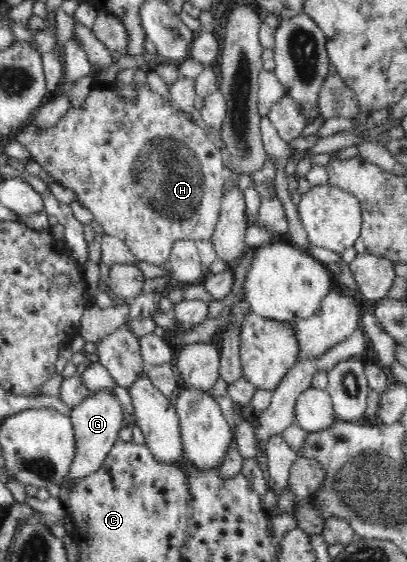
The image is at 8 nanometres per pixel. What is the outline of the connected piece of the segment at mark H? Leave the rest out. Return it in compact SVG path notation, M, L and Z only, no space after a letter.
M148 86L138 88L136 104L126 102L124 96L120 96L114 90L106 90L106 88L90 90L90 94L85 99L86 102L83 102L84 106L82 108L66 108L64 116L56 124L45 129L38 129L34 123L28 122L26 126L16 132L16 140L30 152L32 160L38 162L42 166L42 170L48 172L55 182L61 184L64 188L72 188L78 194L78 201L92 211L93 218L102 226L105 234L122 240L138 261L162 266L169 259L172 246L176 240L210 240L219 219L221 196L223 195L222 187L226 180L231 180L231 175L224 168L224 159L218 145L210 140L208 134L201 127L192 122L187 113L180 111L174 105L170 106L169 101L164 100Z

